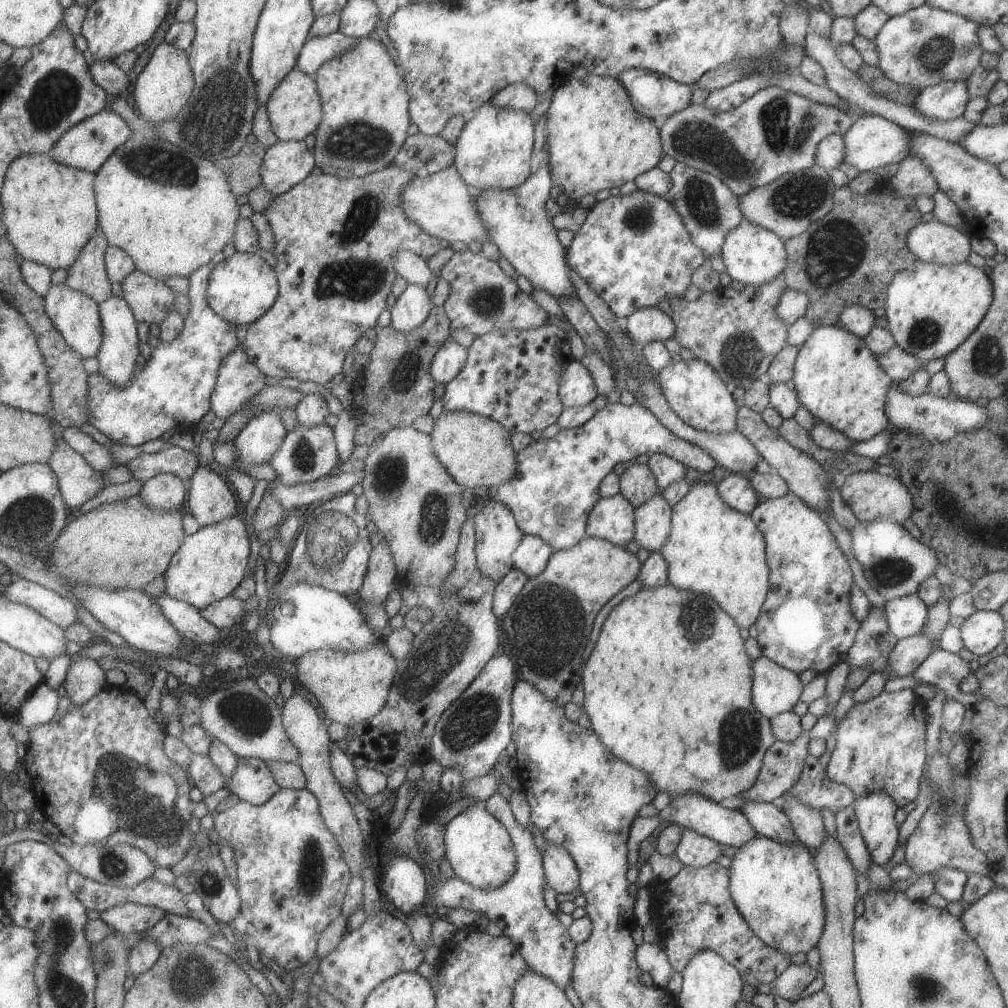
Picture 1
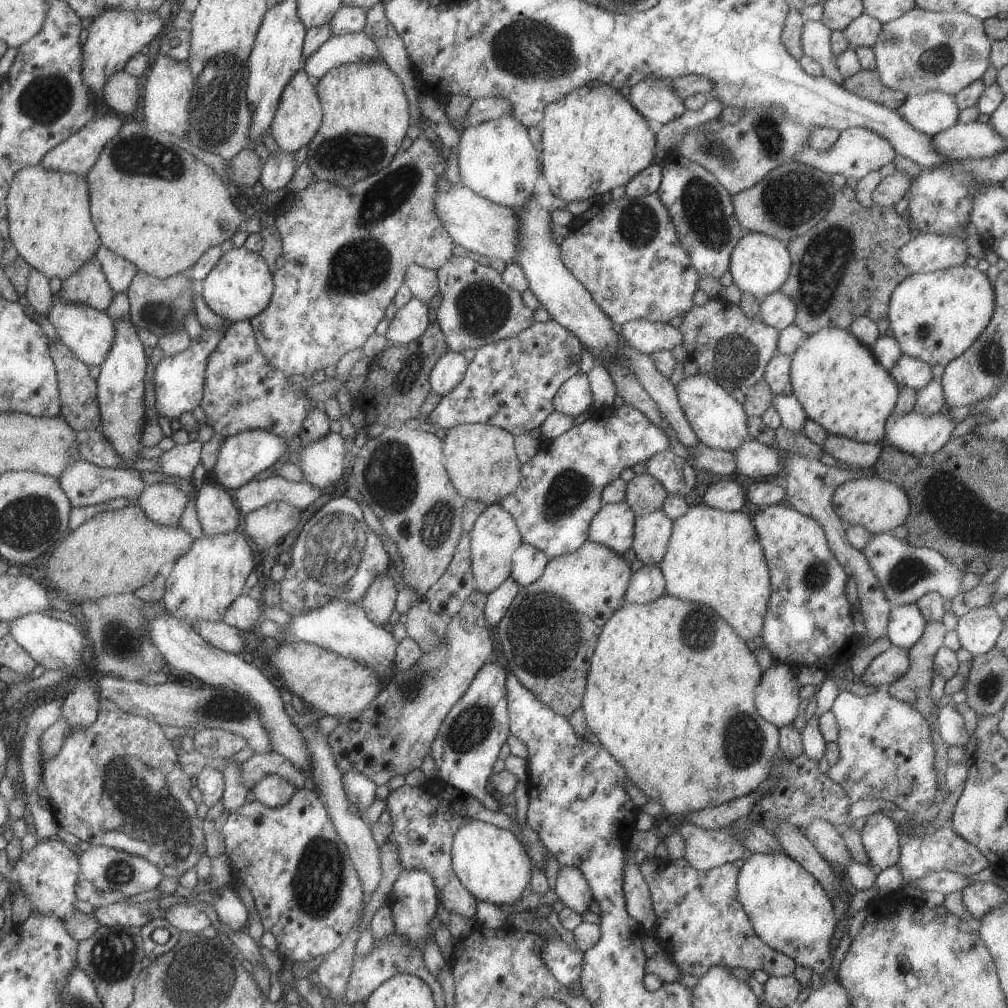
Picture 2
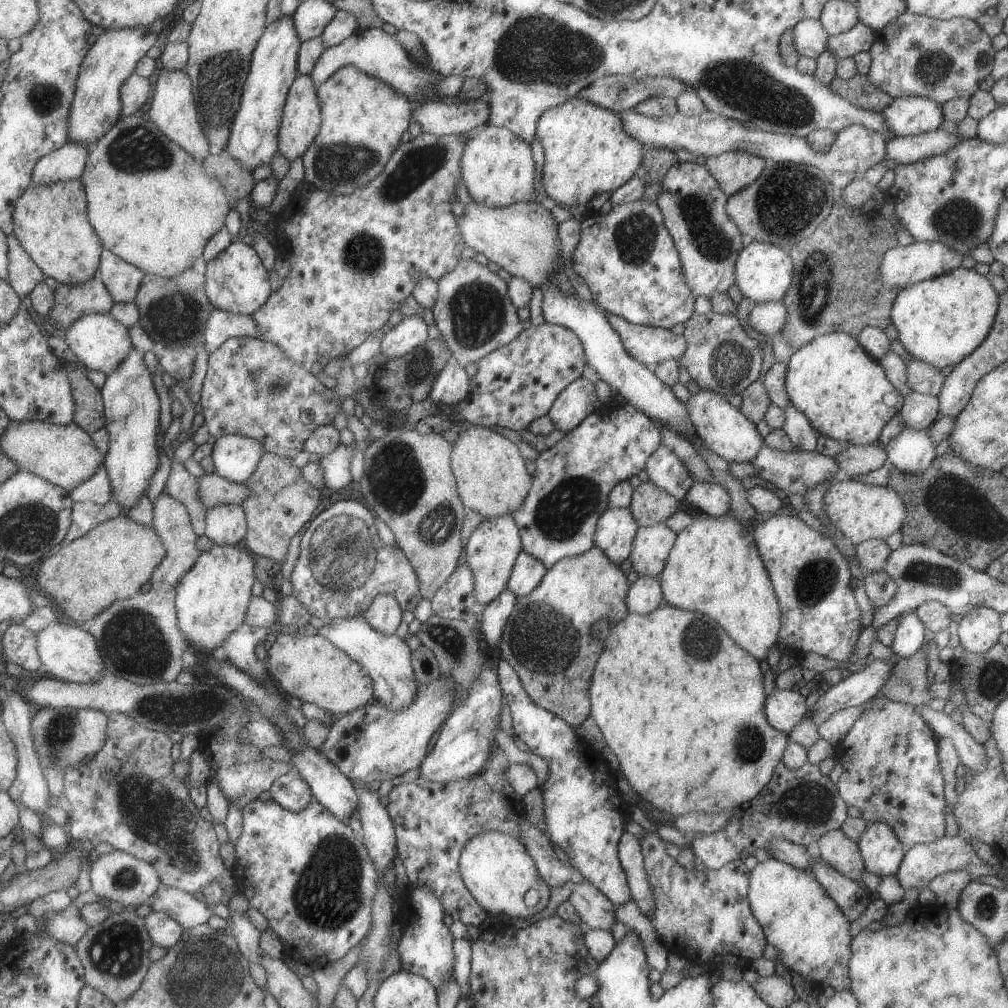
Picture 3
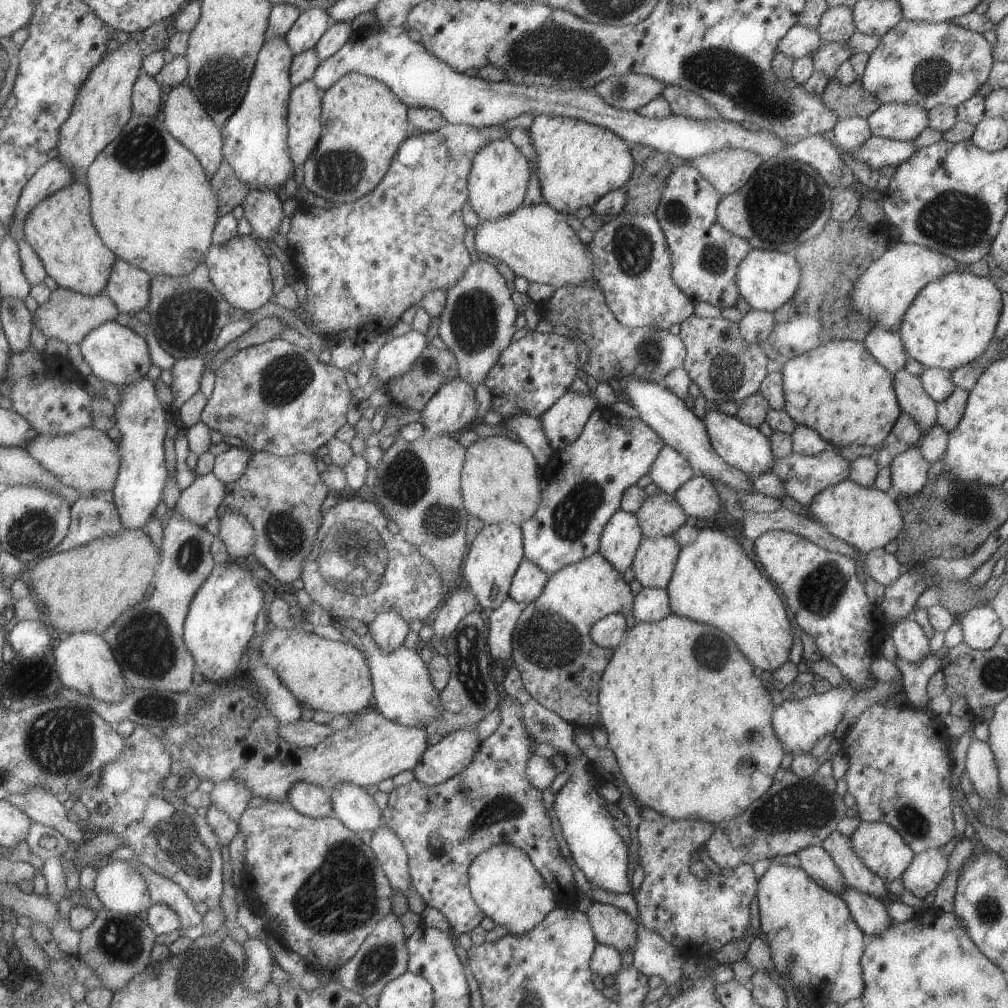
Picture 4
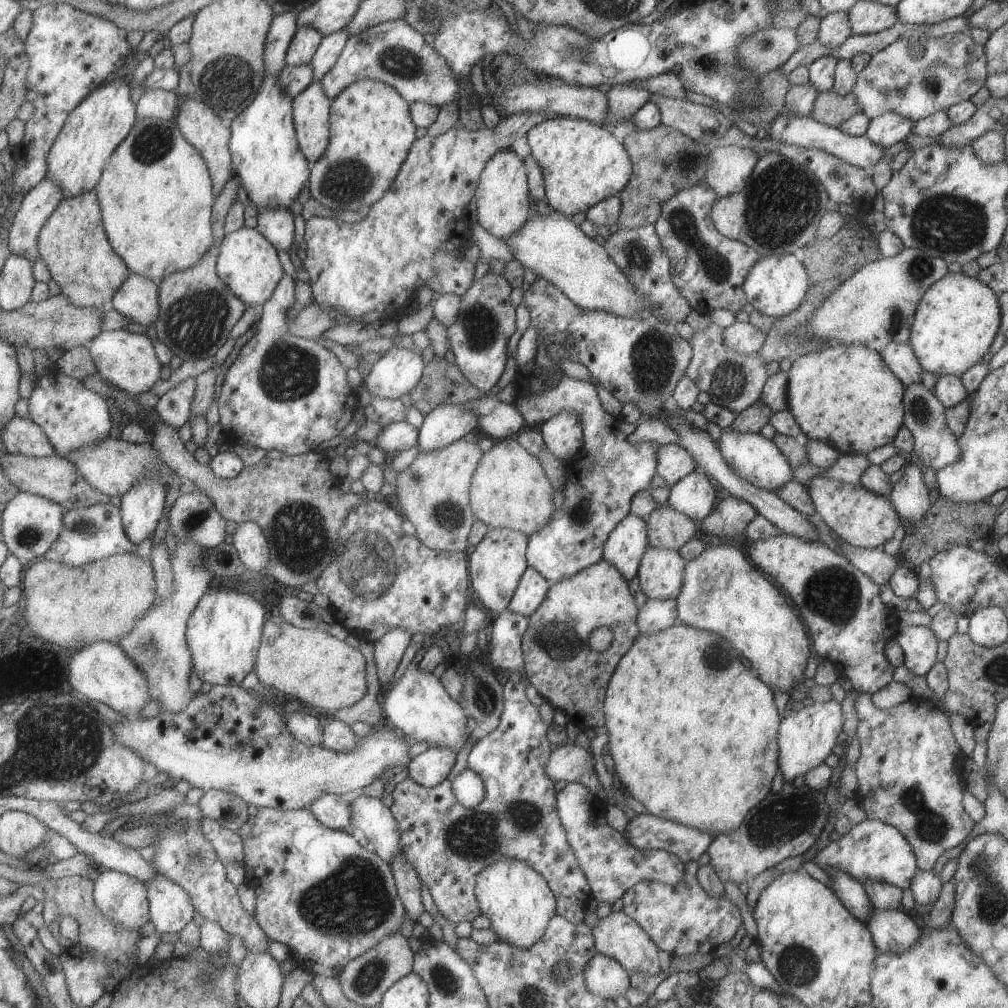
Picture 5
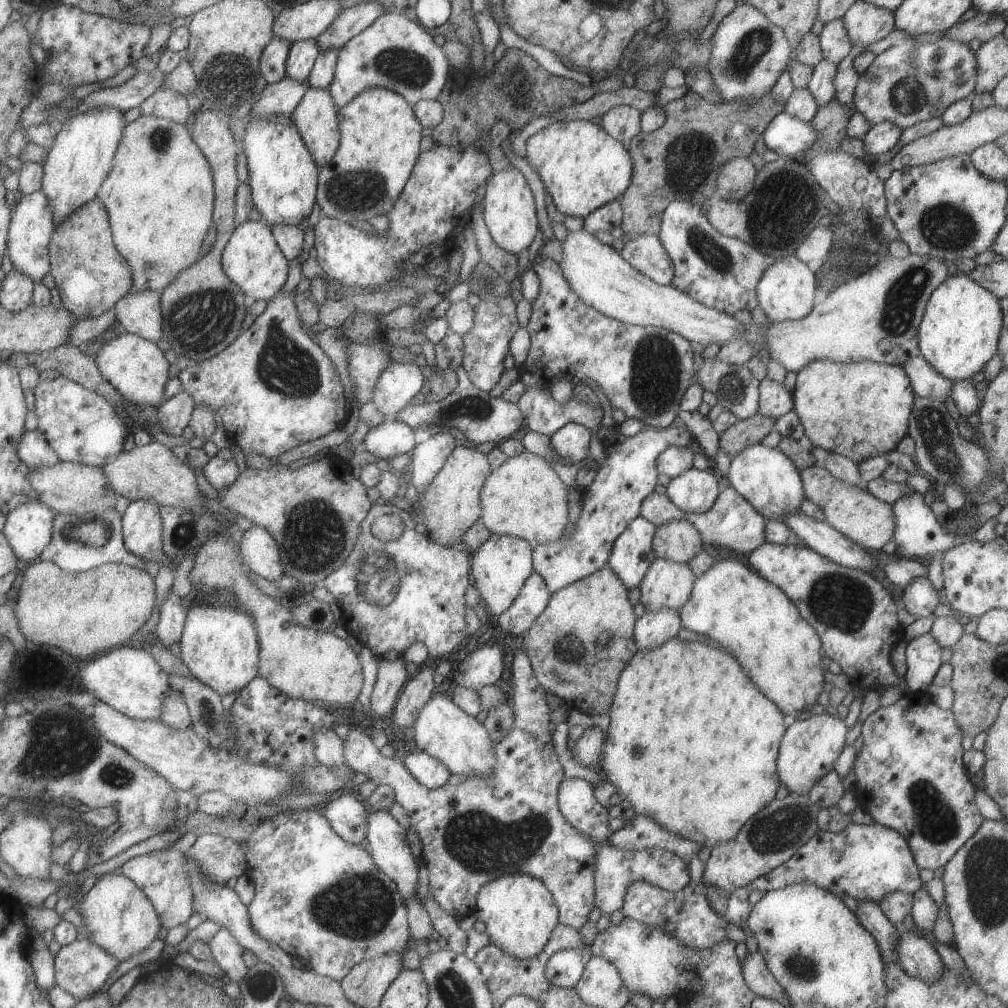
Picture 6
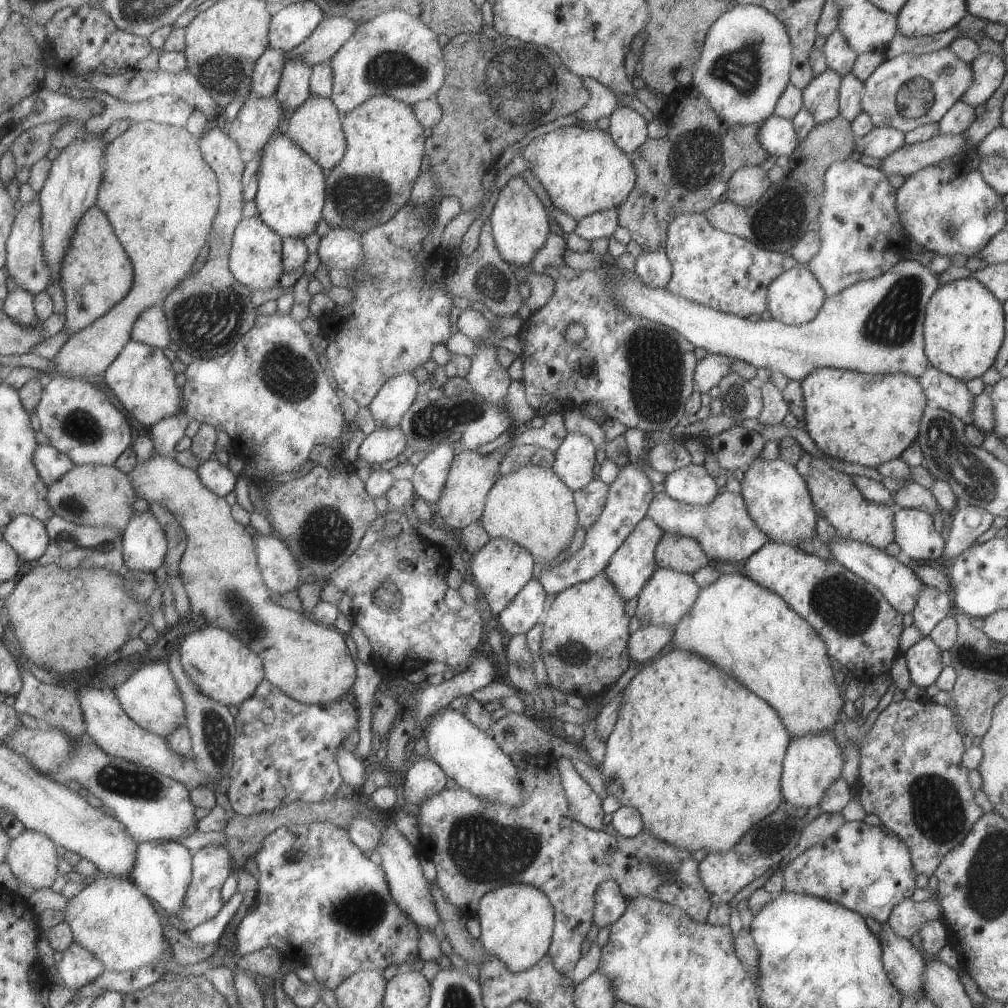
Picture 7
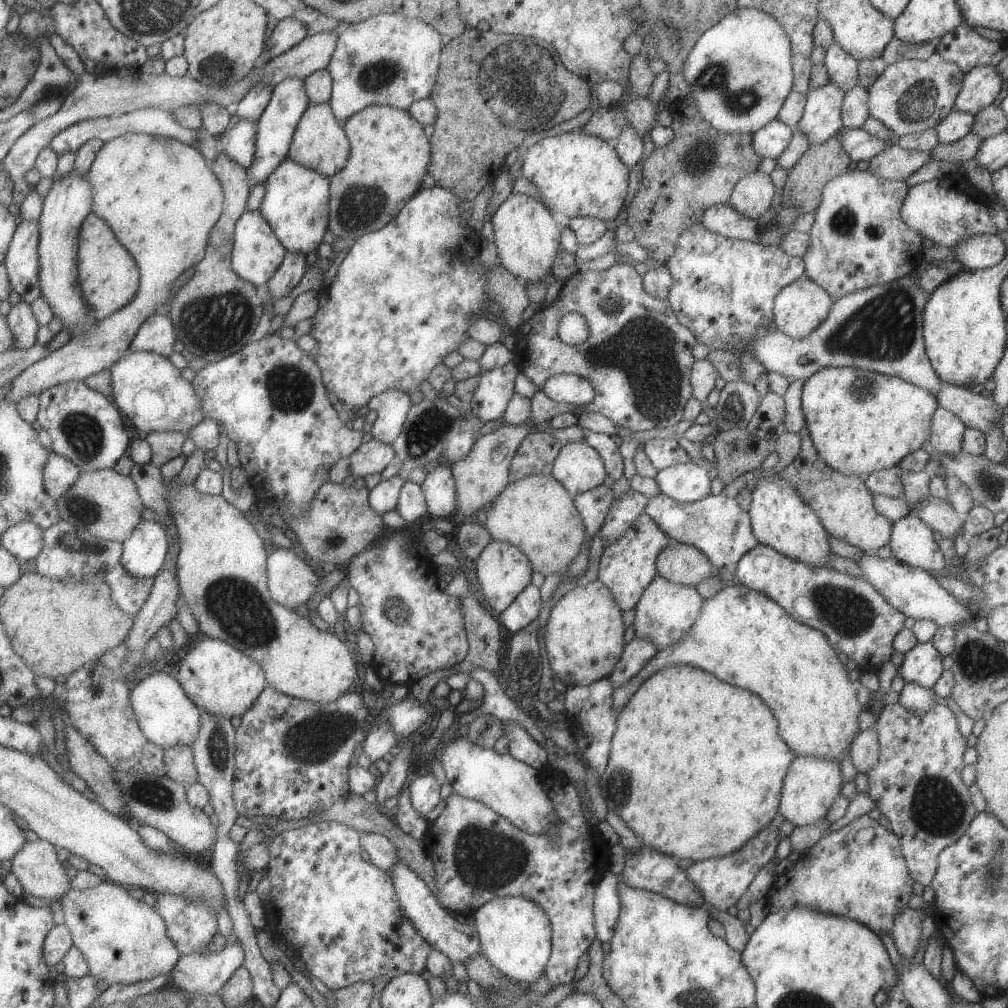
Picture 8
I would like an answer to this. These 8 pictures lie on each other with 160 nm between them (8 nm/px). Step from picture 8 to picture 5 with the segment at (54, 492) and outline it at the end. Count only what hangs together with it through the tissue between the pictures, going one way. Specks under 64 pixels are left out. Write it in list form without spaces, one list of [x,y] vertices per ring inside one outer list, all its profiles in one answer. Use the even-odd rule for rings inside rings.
[[[15,417],[9,421],[3,431],[3,438],[8,452],[12,455],[52,457],[57,454],[43,427],[31,418]]]

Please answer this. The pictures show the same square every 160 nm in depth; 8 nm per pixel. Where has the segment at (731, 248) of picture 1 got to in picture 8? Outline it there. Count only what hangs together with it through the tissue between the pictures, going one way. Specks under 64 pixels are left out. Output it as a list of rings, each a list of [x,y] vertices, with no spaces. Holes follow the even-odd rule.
[[[806,276],[778,290],[773,301],[776,328],[792,339],[805,338],[826,319],[832,298]]]

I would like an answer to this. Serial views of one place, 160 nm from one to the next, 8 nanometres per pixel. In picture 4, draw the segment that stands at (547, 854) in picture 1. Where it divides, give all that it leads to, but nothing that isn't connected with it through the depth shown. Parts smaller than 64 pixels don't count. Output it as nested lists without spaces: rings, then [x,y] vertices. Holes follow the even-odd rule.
[[[593,902],[586,915],[597,943],[612,946],[620,955],[634,951],[638,924],[627,912],[613,905]]]

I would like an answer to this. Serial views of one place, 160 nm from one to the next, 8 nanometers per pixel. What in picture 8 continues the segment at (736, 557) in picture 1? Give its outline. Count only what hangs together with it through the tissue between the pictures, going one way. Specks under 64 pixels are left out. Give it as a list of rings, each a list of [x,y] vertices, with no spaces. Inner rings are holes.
[[[745,585],[723,586],[714,597],[705,599],[683,640],[657,651],[631,680],[614,689],[612,709],[616,716],[646,678],[669,665],[697,667],[731,686],[739,686],[758,696],[775,717],[781,740],[797,757],[812,756],[839,762],[859,732],[857,715],[865,707],[859,704],[856,691],[851,687],[853,675],[839,661],[836,650],[826,640],[826,636],[817,629],[795,622],[774,600]]]

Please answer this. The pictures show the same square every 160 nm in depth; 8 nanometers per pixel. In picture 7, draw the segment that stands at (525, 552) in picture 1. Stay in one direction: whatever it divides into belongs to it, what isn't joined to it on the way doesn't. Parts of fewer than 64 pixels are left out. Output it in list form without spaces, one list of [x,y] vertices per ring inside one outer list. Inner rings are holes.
[[[530,579],[517,592],[513,601],[497,614],[497,621],[501,625],[501,632],[519,635],[527,633],[543,617],[546,593],[536,579]]]

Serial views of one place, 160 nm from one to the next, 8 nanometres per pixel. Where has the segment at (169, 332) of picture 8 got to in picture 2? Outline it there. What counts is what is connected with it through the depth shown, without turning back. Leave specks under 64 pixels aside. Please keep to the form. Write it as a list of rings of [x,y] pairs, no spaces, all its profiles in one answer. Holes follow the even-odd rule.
[[[103,245],[96,250],[95,258],[100,262],[113,292],[125,293],[132,284],[132,278],[136,276],[136,266]]]

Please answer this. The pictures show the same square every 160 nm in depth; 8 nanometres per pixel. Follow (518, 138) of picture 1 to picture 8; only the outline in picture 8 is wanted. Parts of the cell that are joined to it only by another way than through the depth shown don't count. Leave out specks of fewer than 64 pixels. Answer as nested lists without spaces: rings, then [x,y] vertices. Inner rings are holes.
[[[509,193],[494,210],[491,220],[496,260],[509,274],[524,282],[537,282],[551,272],[553,258],[557,248],[560,248],[559,234],[563,227],[552,218],[541,201],[519,193]]]

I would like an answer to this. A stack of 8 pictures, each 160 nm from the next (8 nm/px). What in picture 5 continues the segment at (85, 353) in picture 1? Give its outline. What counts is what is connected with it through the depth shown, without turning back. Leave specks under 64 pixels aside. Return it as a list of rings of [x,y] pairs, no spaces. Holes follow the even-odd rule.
[[[126,329],[101,331],[89,344],[88,351],[100,377],[132,396],[150,391],[151,386],[160,379],[162,364],[153,351],[151,341],[144,334],[133,333]]]

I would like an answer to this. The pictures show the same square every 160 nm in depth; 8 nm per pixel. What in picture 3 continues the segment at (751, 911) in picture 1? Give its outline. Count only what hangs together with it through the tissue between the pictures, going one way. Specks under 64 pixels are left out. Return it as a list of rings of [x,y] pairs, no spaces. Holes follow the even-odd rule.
[[[770,858],[758,862],[748,876],[747,900],[755,920],[762,928],[767,944],[777,950],[776,960],[789,972],[801,976],[807,984],[833,988],[834,992],[849,989],[848,960],[850,959],[849,920],[811,873]]]

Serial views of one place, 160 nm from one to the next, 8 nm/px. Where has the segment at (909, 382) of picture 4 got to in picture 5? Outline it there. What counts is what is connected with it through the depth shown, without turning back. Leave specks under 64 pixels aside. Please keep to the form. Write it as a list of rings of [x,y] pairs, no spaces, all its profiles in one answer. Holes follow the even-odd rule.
[[[913,383],[904,386],[902,405],[904,408],[902,426],[909,430],[914,442],[911,459],[921,468],[928,467],[935,472],[956,461],[960,456],[961,449],[957,437],[950,434],[949,427],[946,425],[944,415],[946,408],[941,401],[921,383]]]

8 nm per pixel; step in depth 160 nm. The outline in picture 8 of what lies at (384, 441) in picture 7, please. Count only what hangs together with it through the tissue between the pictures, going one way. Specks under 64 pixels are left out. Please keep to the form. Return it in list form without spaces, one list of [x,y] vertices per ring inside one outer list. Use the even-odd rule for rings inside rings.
[[[375,438],[361,444],[349,456],[352,476],[363,477],[367,474],[381,473],[389,462],[394,461],[395,450]]]

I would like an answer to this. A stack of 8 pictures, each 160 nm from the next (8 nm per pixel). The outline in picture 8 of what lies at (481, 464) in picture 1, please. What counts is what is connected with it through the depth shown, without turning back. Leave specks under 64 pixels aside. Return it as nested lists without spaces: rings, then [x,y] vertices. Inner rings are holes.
[[[529,475],[517,482],[508,482],[487,506],[483,525],[492,540],[516,546],[525,554],[532,570],[544,577],[565,572],[586,540],[584,524],[572,496],[552,475]]]

